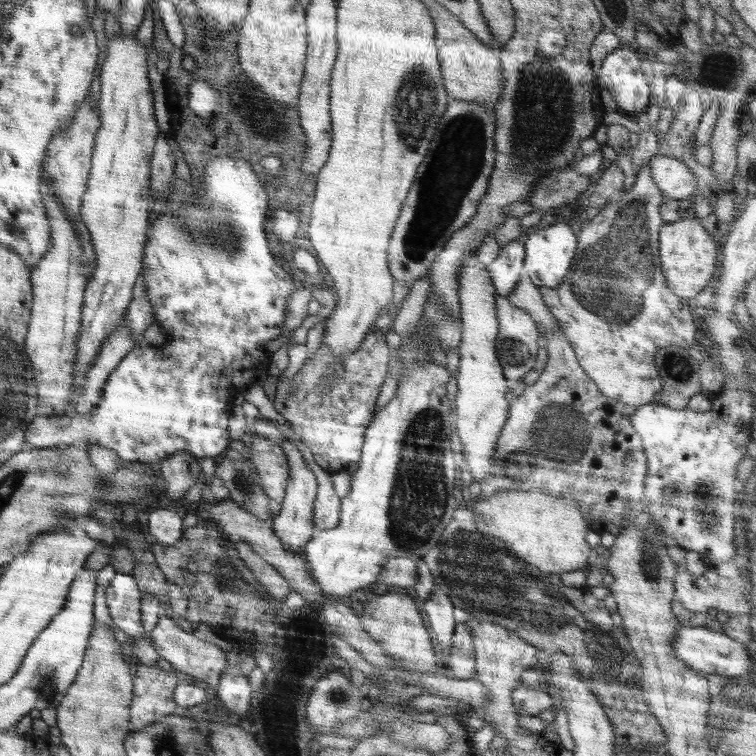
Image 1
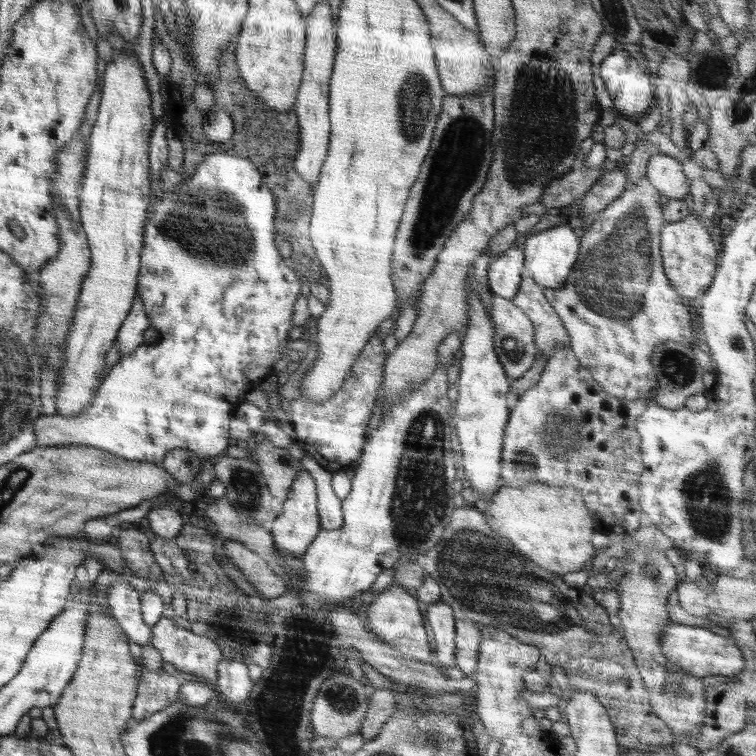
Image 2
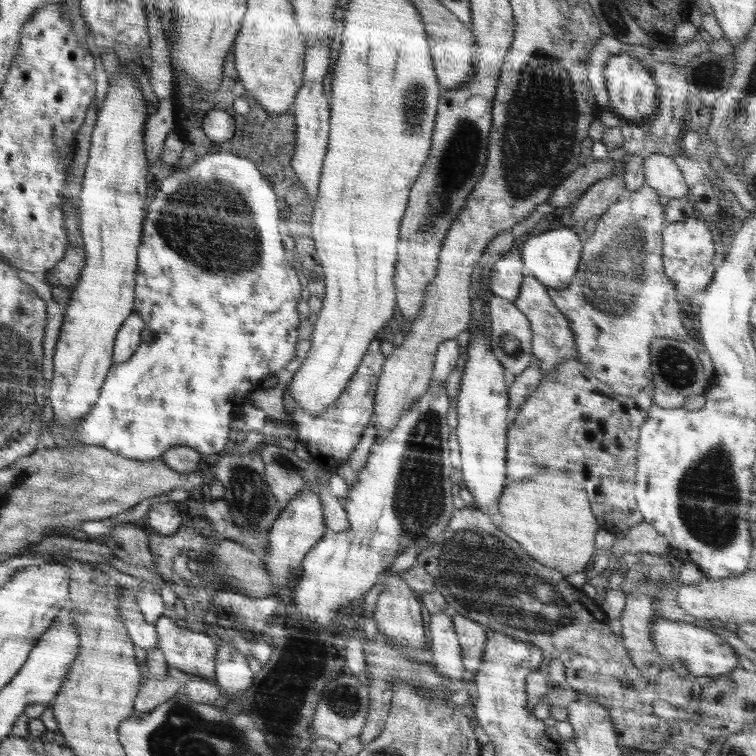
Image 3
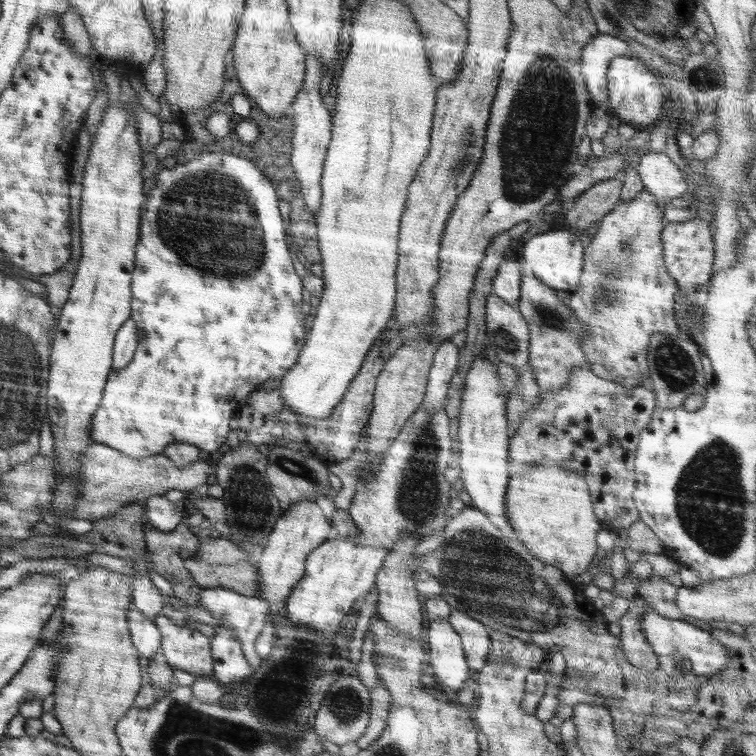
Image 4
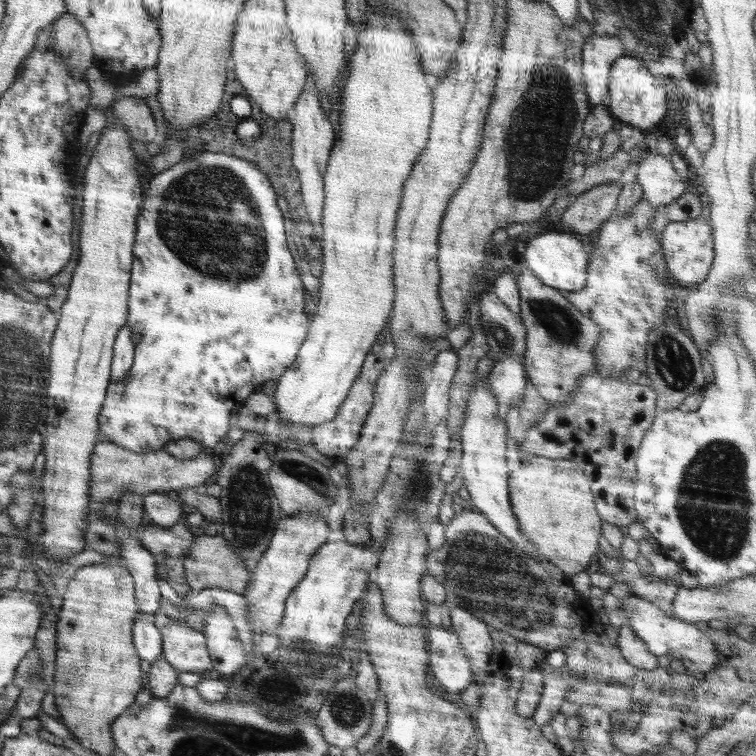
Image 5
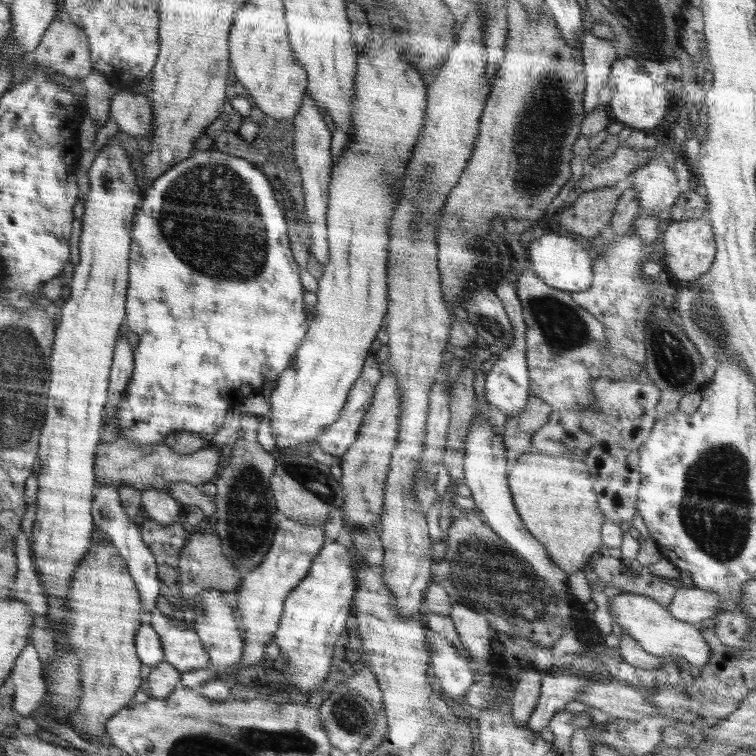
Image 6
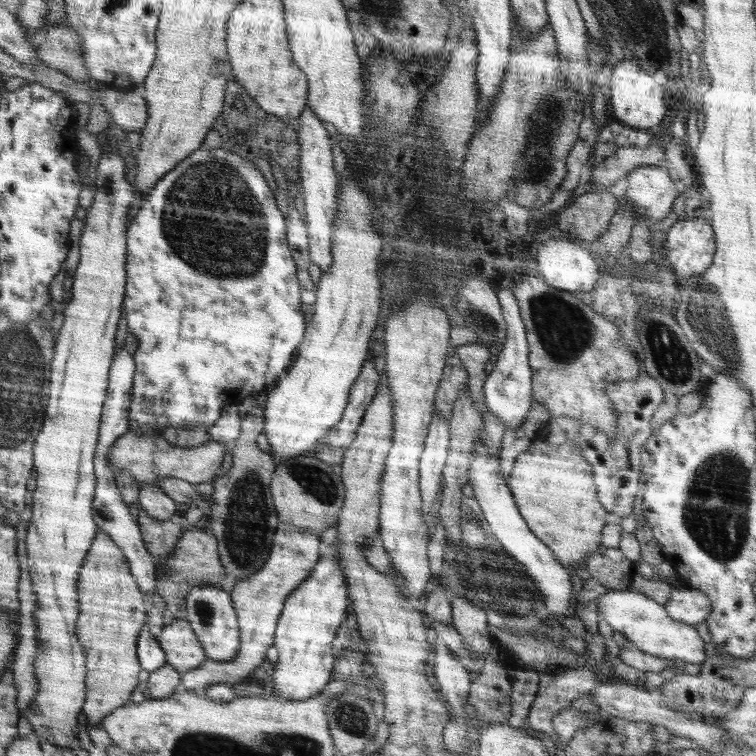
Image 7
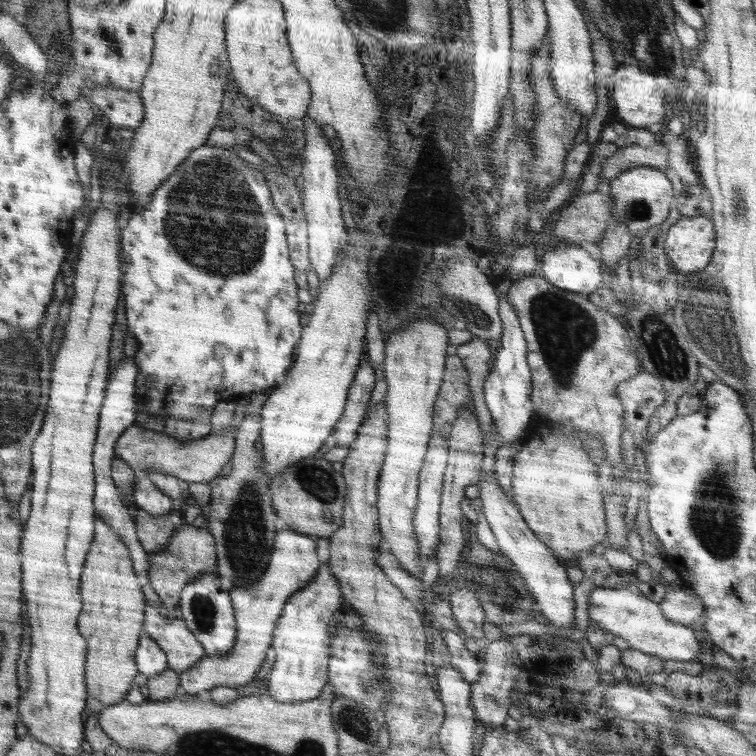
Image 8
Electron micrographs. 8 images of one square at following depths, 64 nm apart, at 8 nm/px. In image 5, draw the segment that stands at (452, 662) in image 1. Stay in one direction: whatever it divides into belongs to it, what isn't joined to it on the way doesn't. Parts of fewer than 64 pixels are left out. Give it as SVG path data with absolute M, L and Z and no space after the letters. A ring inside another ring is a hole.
M451 608L451 628L459 637L462 650L476 672L484 668L491 657L493 642L489 627L465 608Z

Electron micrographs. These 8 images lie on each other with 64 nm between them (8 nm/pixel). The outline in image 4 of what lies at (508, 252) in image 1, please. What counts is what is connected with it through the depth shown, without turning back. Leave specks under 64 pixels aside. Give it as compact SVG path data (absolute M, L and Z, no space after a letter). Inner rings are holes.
M510 257L499 264L492 282L492 293L502 298L506 304L513 306L514 310L518 310L523 271L519 260Z

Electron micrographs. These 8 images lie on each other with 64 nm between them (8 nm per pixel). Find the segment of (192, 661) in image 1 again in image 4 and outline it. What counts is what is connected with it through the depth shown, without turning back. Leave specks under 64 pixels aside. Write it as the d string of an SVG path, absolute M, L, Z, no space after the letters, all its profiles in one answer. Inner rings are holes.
M162 615L155 618L161 640L161 651L167 663L198 676L213 676L213 662L210 652L210 638L201 629L178 626L172 619Z

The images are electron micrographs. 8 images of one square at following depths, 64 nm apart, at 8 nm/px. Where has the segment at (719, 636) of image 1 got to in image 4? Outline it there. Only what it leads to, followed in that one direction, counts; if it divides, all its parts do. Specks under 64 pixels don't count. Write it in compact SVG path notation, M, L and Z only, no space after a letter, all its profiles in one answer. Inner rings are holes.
M647 604L645 613L639 623L644 638L650 644L650 648L654 650L654 654L658 656L675 655L680 661L690 667L691 678L696 676L709 677L729 666L730 656L728 656L728 650L708 631L690 624L689 620L664 618Z

